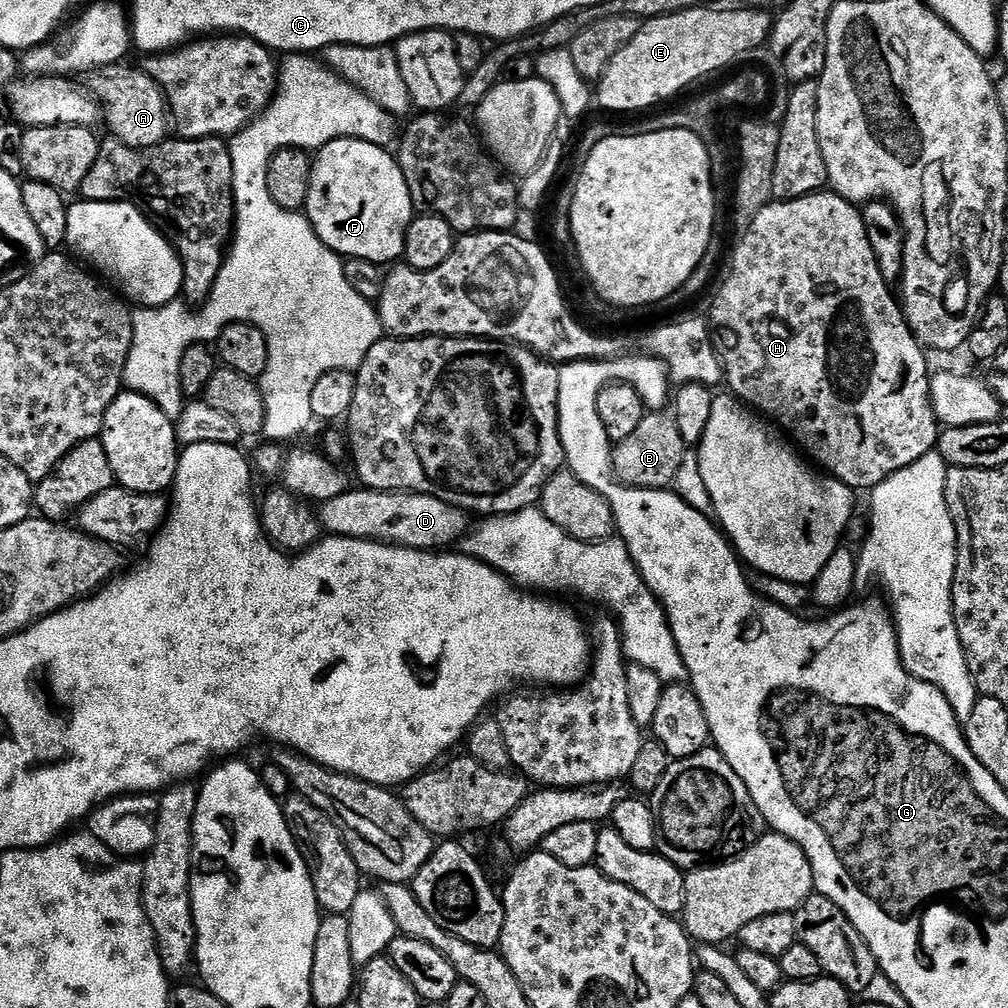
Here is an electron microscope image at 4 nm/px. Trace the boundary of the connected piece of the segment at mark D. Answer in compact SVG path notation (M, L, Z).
M361 487L360 492L350 490L333 500L325 500L319 505L318 515L325 533L333 536L349 536L359 540L378 540L382 544L397 544L399 548L423 548L444 550L455 542L463 541L469 531L469 513L437 496L421 492L379 492L373 488Z

